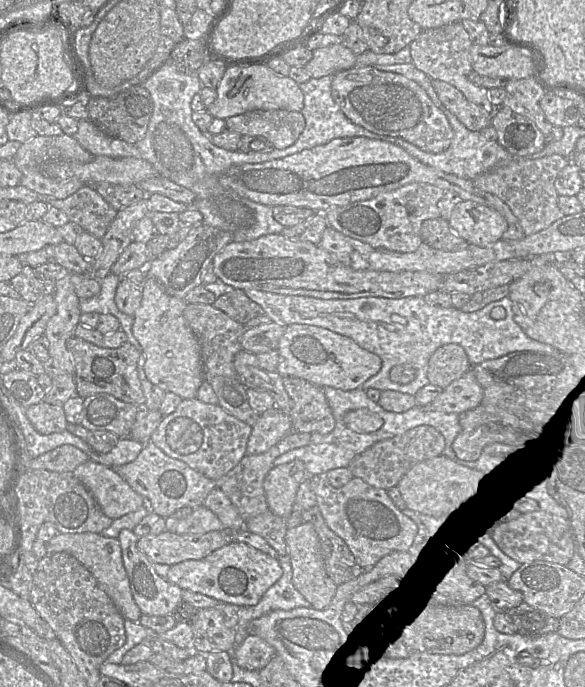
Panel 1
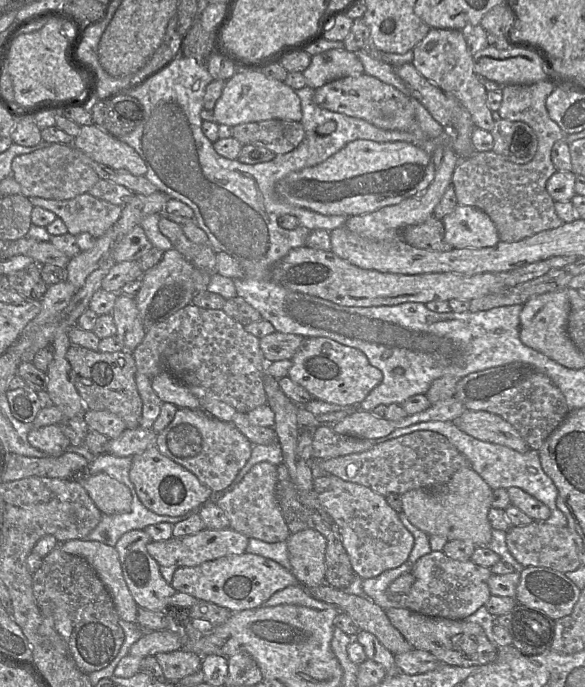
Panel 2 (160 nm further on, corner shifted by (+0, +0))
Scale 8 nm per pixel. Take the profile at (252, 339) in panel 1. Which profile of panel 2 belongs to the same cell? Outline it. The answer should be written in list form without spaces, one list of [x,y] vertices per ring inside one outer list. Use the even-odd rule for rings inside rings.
[[[275,331],[259,340],[266,362],[292,360],[303,344],[304,337],[296,334]]]

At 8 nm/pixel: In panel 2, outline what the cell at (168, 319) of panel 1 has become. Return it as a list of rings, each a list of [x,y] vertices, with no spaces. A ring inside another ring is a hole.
[[[164,371],[151,379],[152,388],[161,401],[178,408],[201,409],[199,400],[174,375]]]

